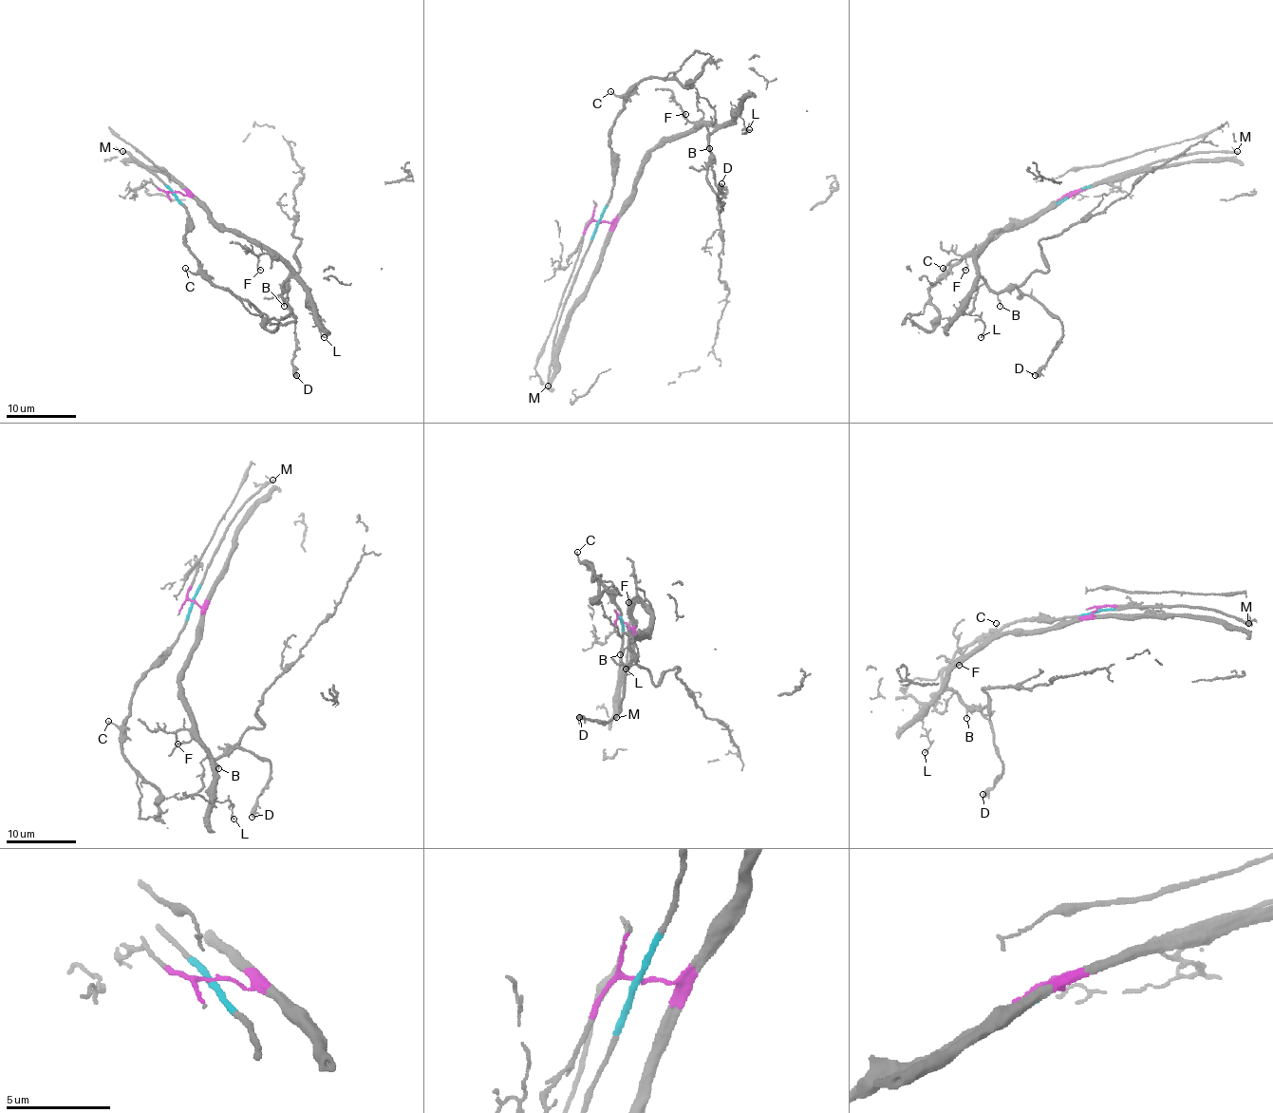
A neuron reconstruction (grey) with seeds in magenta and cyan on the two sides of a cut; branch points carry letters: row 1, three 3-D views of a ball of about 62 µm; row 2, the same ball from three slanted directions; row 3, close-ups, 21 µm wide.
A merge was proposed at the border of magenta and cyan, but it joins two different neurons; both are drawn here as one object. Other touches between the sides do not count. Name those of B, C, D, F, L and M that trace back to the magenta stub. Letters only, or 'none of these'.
B, D, F, L

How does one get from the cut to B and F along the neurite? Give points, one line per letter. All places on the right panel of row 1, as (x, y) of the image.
B: (1073, 193), (1045, 212), (1001, 229), (983, 245), (983, 250), (977, 257), (979, 276), (998, 295), (1000, 306)
F: (1073, 193), (1045, 212), (1003, 229), (977, 252), (964, 257), (964, 270)

